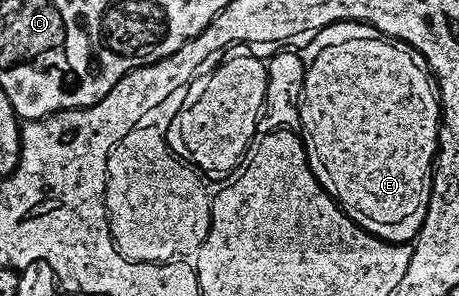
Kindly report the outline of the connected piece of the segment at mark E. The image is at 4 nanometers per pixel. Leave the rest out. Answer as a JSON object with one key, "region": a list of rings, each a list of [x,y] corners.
{"region":[[[375,38],[379,39],[343,39],[340,43],[331,43],[328,47],[321,48],[319,52],[316,50],[312,54],[311,61],[307,64],[307,70],[303,73],[303,86],[299,89],[299,127],[303,131],[303,144],[313,152],[317,181],[338,201],[341,210],[354,213],[357,222],[370,231],[387,230],[397,233],[397,231],[405,230],[411,223],[411,231],[418,233],[427,212],[429,191],[425,184],[429,179],[428,172],[432,170],[437,158],[441,103],[437,98],[436,88],[429,78],[428,68],[416,52],[406,46],[396,45],[386,38]]]}

